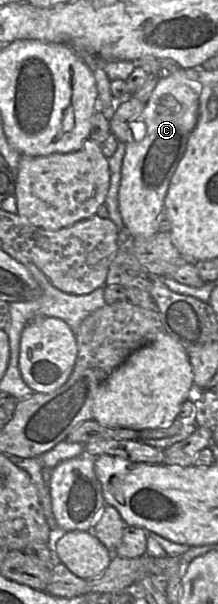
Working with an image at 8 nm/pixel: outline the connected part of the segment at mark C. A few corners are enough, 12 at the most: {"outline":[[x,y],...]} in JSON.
{"outline":[[159,79],[126,144],[119,211],[158,232],[171,178],[198,123],[201,84]]}

